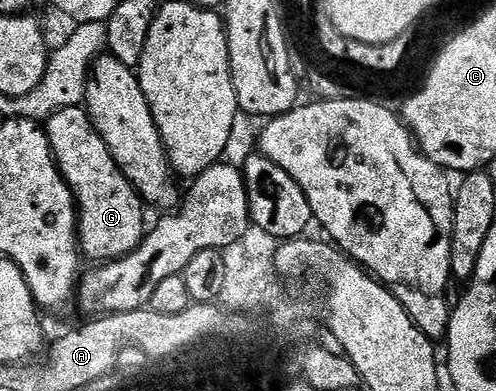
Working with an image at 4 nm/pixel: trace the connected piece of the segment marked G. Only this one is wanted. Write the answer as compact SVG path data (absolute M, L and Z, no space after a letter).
M83 107L67 108L46 122L52 156L64 181L72 187L78 205L78 239L81 253L92 262L107 262L129 256L144 240L146 205L134 186L114 162L106 142L92 125Z

